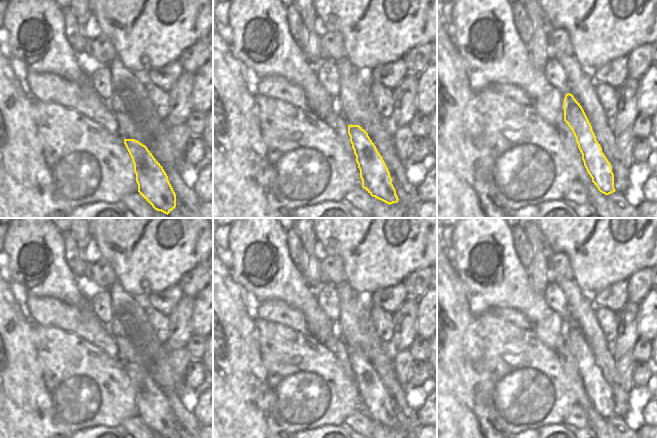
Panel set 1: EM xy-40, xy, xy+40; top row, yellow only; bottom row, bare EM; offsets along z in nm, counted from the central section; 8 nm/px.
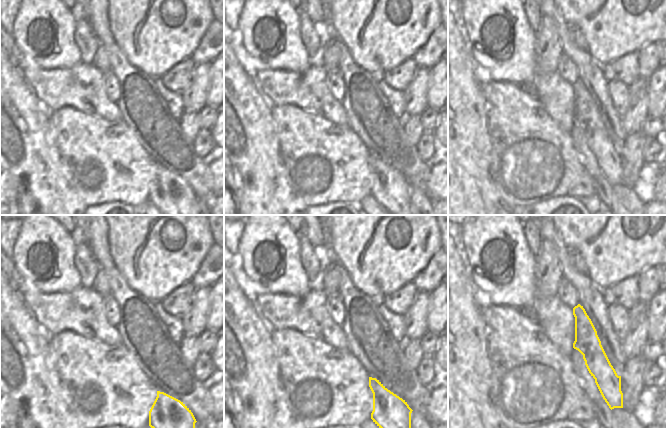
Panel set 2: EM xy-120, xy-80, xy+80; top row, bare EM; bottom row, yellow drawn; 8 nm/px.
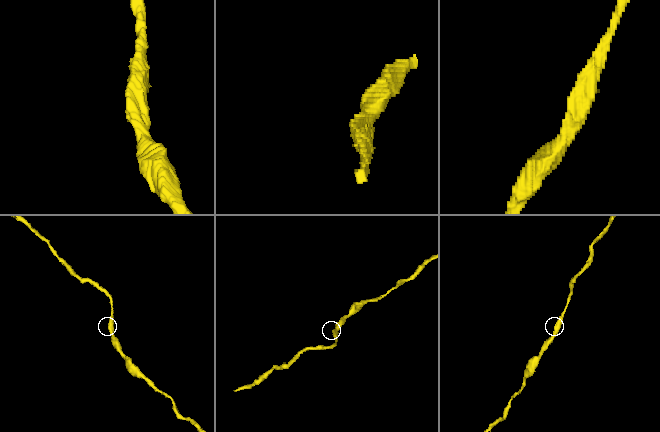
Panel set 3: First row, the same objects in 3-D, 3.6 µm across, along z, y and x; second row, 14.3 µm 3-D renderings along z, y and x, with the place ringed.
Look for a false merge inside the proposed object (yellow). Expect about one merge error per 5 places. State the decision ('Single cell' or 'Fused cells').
Single cell

